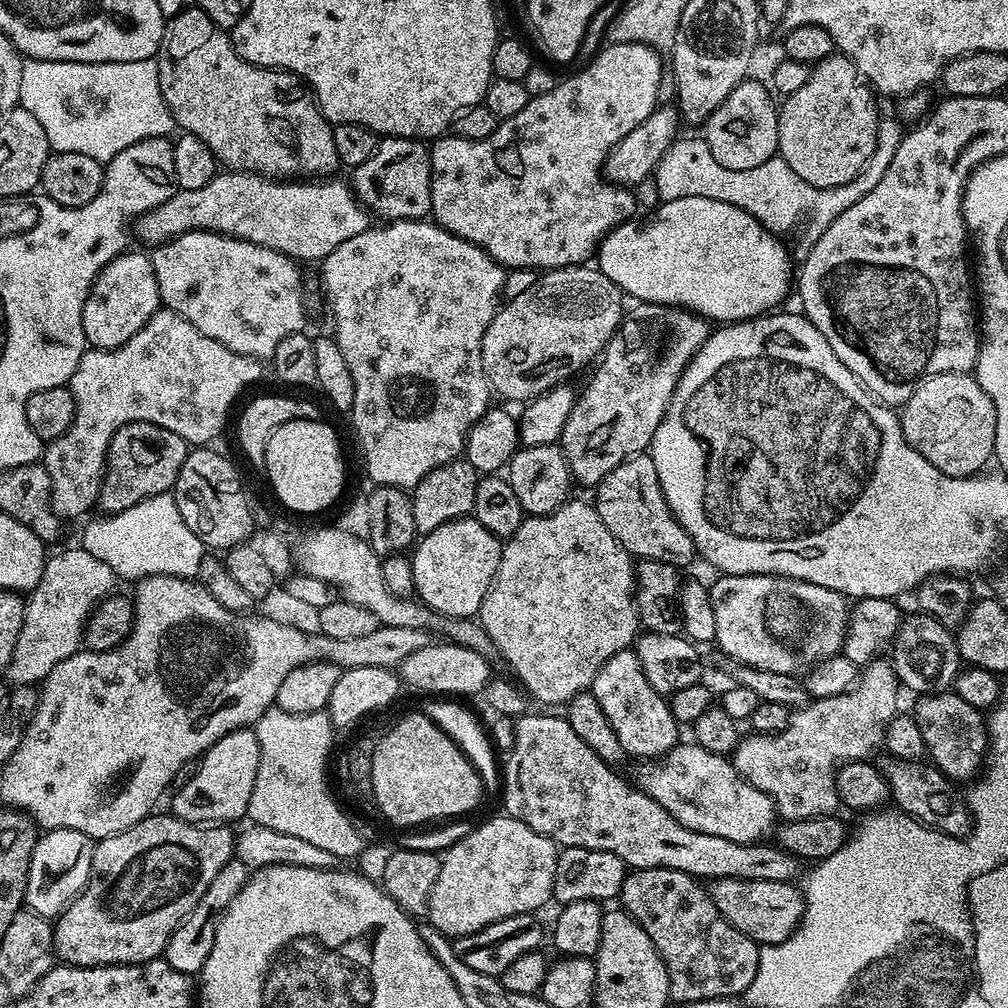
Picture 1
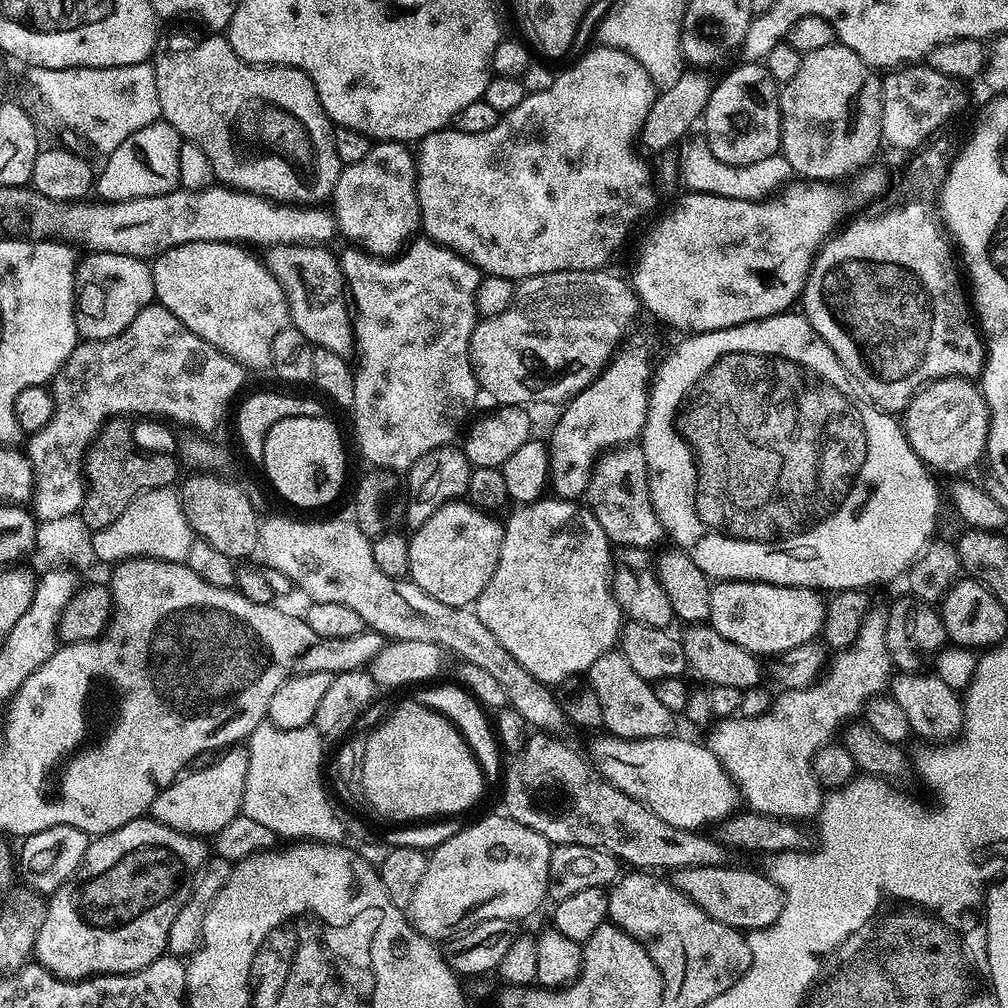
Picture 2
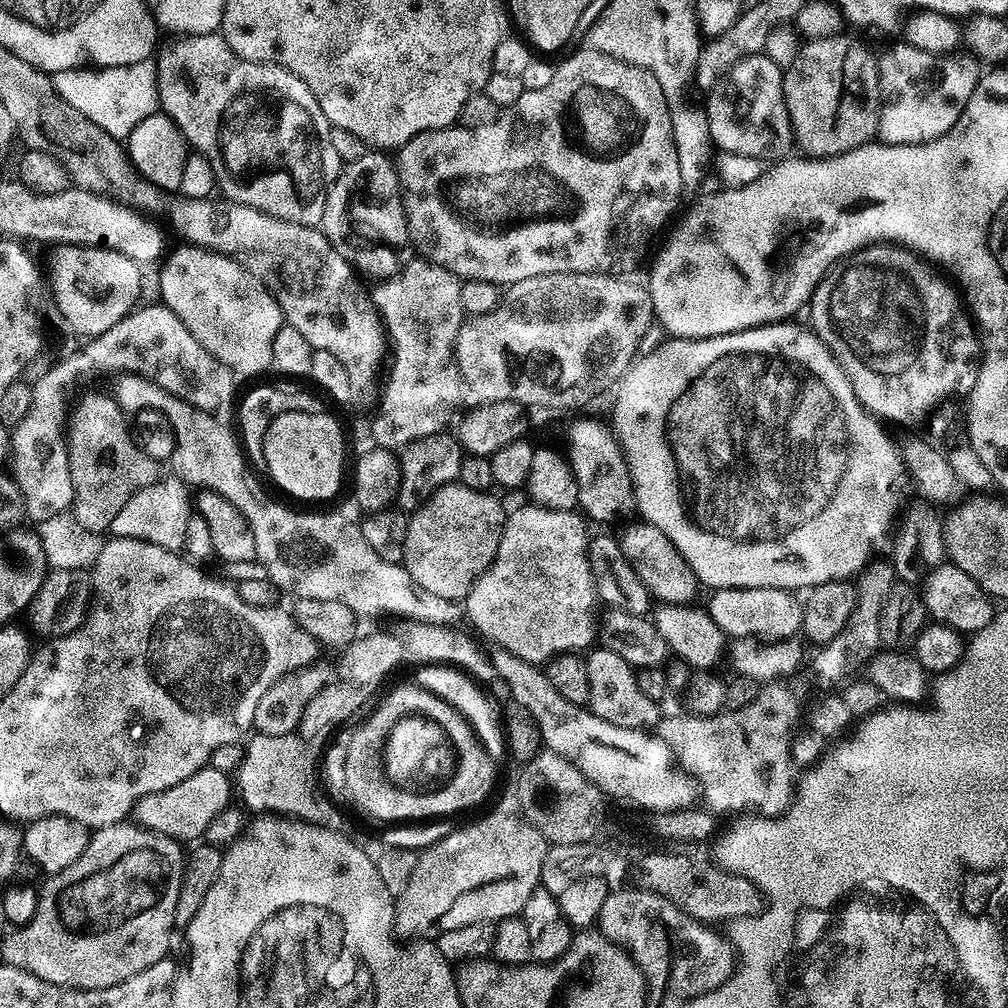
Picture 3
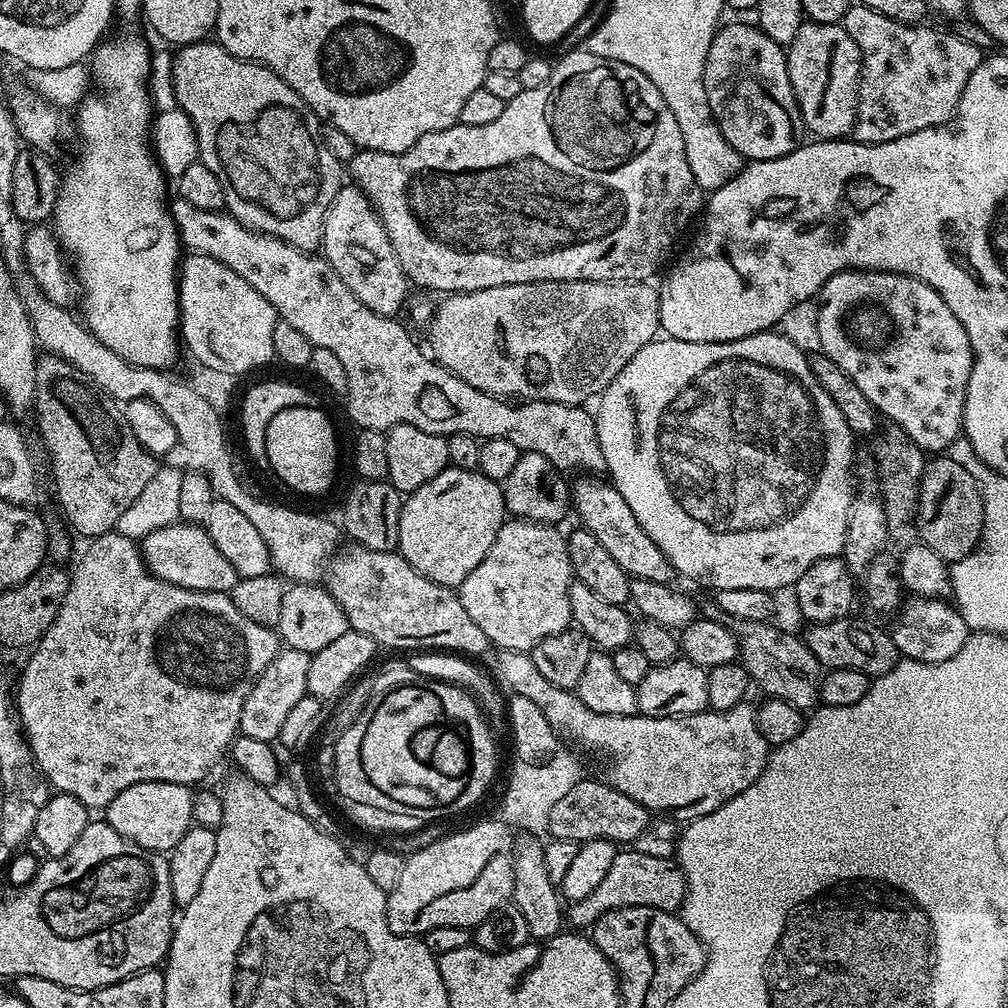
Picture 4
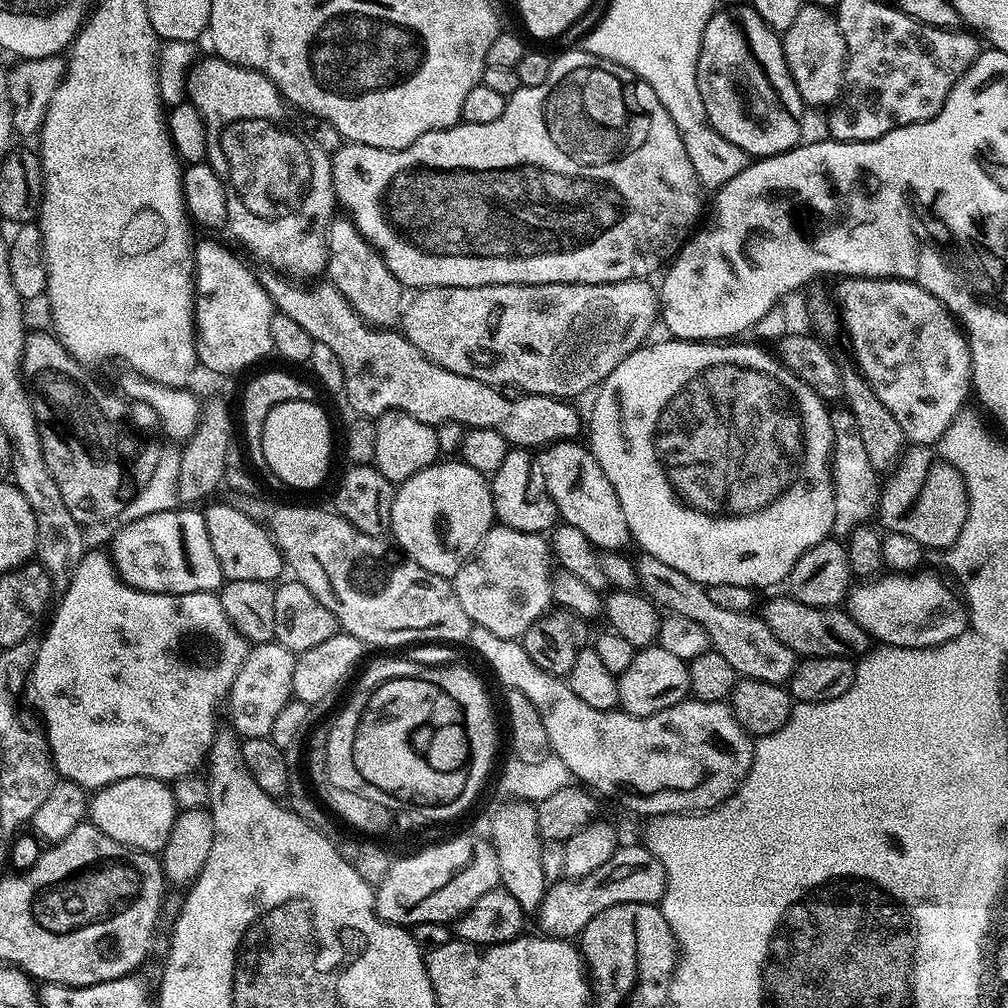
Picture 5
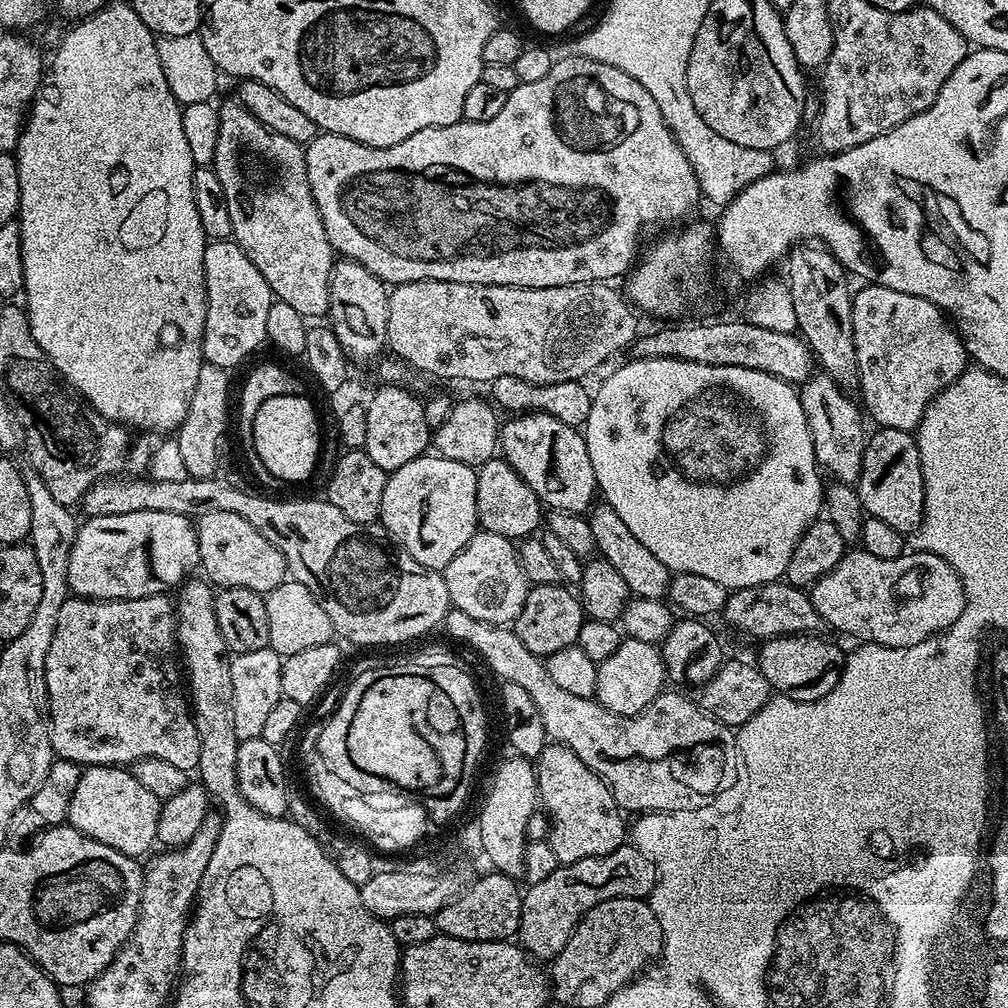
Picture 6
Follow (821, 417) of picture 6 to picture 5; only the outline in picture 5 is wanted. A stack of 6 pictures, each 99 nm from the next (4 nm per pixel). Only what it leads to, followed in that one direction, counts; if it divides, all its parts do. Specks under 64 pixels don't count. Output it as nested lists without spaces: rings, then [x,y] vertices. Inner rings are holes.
[[[846,410],[831,417],[832,423],[832,458],[830,469],[832,471],[832,488],[834,490],[834,514],[836,521],[832,527],[837,537],[846,538],[856,527],[873,519],[876,511],[876,503],[880,501],[880,489],[878,487],[878,469],[866,458],[866,446],[862,446],[862,434],[858,434],[858,426],[854,418]]]

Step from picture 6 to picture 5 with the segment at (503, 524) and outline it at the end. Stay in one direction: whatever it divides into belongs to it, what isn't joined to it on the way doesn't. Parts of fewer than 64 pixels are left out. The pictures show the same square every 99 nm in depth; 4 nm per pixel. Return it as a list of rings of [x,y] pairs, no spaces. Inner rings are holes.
[[[509,447],[502,466],[491,473],[492,502],[499,523],[523,532],[547,533],[557,523],[556,507],[534,467],[534,456],[529,449]]]

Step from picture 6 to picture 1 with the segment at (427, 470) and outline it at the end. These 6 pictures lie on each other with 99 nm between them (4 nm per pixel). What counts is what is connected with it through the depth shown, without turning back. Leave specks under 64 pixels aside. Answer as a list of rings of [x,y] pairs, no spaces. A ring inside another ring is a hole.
[[[463,516],[457,520],[438,526],[438,530],[423,533],[415,541],[410,552],[412,569],[414,570],[415,595],[419,603],[431,609],[436,616],[447,616],[454,620],[467,620],[475,617],[482,606],[482,598],[486,598],[486,590],[490,590],[490,582],[498,570],[498,562],[502,558],[502,540],[472,516]]]

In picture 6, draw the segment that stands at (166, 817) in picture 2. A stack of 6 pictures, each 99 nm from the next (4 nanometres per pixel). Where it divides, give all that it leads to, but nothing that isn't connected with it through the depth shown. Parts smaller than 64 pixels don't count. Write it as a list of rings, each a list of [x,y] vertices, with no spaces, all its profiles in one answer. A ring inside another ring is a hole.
[[[94,764],[81,771],[78,786],[74,789],[74,798],[70,798],[67,823],[82,834],[86,834],[122,854],[140,858],[143,857],[143,852],[151,853],[153,851],[152,844],[157,843],[156,831],[158,830],[158,814],[161,803],[159,798],[150,794],[150,790],[146,790],[146,786],[142,786],[142,782],[138,782],[138,778],[132,776],[127,767]]]

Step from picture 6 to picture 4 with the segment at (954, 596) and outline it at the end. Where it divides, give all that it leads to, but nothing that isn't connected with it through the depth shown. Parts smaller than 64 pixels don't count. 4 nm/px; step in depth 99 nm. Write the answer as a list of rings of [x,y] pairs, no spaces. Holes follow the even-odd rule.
[[[930,596],[909,599],[903,605],[899,616],[900,624],[890,628],[890,635],[901,657],[923,664],[946,662],[946,658],[954,658],[962,652],[968,642],[970,635],[968,624],[962,618],[959,608],[953,606],[947,599]]]

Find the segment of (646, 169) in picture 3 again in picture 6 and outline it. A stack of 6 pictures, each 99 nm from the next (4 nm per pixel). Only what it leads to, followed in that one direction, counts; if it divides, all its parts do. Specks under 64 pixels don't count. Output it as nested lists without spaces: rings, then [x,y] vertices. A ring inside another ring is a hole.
[[[569,54],[565,60],[557,59],[552,65],[550,74],[546,74],[546,78],[541,78],[539,82],[520,83],[513,92],[508,94],[506,106],[502,106],[502,111],[496,117],[490,118],[490,122],[470,122],[469,120],[461,119],[459,124],[418,130],[418,134],[410,134],[410,138],[385,148],[366,146],[362,142],[351,140],[345,136],[321,131],[304,148],[304,157],[308,167],[310,190],[314,194],[314,202],[318,206],[318,214],[322,214],[322,226],[326,226],[326,238],[332,243],[333,253],[339,254],[345,260],[353,260],[362,266],[366,266],[366,270],[370,270],[370,274],[374,274],[388,286],[405,284],[406,282],[418,282],[419,280],[441,280],[442,282],[462,282],[463,284],[493,284],[494,286],[518,286],[519,288],[549,288],[550,286],[612,282],[615,281],[615,276],[621,275],[620,277],[623,277],[635,265],[638,253],[642,248],[640,235],[643,234],[644,228],[658,223],[659,220],[676,220],[679,216],[686,215],[696,203],[701,203],[702,200],[698,178],[694,174],[686,154],[678,146],[676,139],[672,137],[672,131],[669,130],[667,122],[662,118],[662,110],[658,106],[658,102],[654,102],[654,98],[650,98],[648,91],[634,78],[630,78],[630,74],[622,74],[622,70],[618,70],[614,66],[606,66],[602,62],[594,62],[590,58],[575,54]]]

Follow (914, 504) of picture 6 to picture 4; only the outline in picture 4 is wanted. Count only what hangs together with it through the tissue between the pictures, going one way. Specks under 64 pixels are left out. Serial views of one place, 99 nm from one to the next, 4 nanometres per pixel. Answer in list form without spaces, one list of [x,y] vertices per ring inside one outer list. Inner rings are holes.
[[[940,454],[925,463],[914,523],[919,543],[930,546],[938,558],[949,562],[966,558],[980,543],[984,535],[980,484],[972,477],[970,470],[966,470],[966,466],[958,466],[951,455]]]

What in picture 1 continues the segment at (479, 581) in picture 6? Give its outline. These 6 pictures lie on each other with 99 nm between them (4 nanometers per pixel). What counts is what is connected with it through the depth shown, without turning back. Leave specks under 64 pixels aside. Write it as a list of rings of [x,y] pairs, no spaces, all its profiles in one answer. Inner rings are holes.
[[[572,498],[550,514],[528,516],[518,526],[517,532],[503,541],[502,558],[498,562],[498,570],[490,582],[490,590],[486,590],[486,598],[482,598],[478,619],[486,630],[490,642],[494,642],[499,659],[504,659],[512,667],[513,674],[511,673],[511,675],[519,681],[523,691],[529,697],[532,695],[534,699],[541,700],[544,704],[564,706],[580,692],[589,691],[592,687],[592,680],[598,674],[600,667],[610,658],[614,658],[614,654],[625,651],[635,641],[638,629],[641,627],[640,617],[636,615],[635,583],[636,570],[633,556],[616,541],[614,534],[610,534],[610,530],[606,530],[606,522],[602,522],[602,518],[598,518],[595,507],[591,503],[583,504],[582,501]]]

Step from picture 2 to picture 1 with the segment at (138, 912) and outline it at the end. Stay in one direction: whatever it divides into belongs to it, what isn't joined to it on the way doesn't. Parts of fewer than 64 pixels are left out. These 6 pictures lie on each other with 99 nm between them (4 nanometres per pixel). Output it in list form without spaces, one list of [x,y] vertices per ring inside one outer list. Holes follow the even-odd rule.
[[[153,814],[130,826],[130,830],[95,841],[86,886],[55,921],[52,933],[55,955],[75,968],[145,964],[148,960],[163,957],[172,932],[188,917],[190,910],[198,906],[198,898],[202,898],[218,870],[234,859],[236,842],[233,829],[230,829],[228,826],[187,824],[171,814]]]

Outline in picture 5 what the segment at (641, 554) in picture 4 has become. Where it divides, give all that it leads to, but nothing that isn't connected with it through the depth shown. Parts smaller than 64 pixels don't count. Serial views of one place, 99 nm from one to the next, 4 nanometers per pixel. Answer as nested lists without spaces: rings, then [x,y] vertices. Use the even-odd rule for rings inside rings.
[[[558,440],[538,452],[538,475],[554,502],[556,515],[563,523],[582,530],[582,534],[590,538],[593,549],[627,549],[630,537],[618,494],[614,494],[614,486],[610,486],[610,478],[602,474],[602,466],[598,466],[594,454],[583,443],[576,443],[580,442]]]

